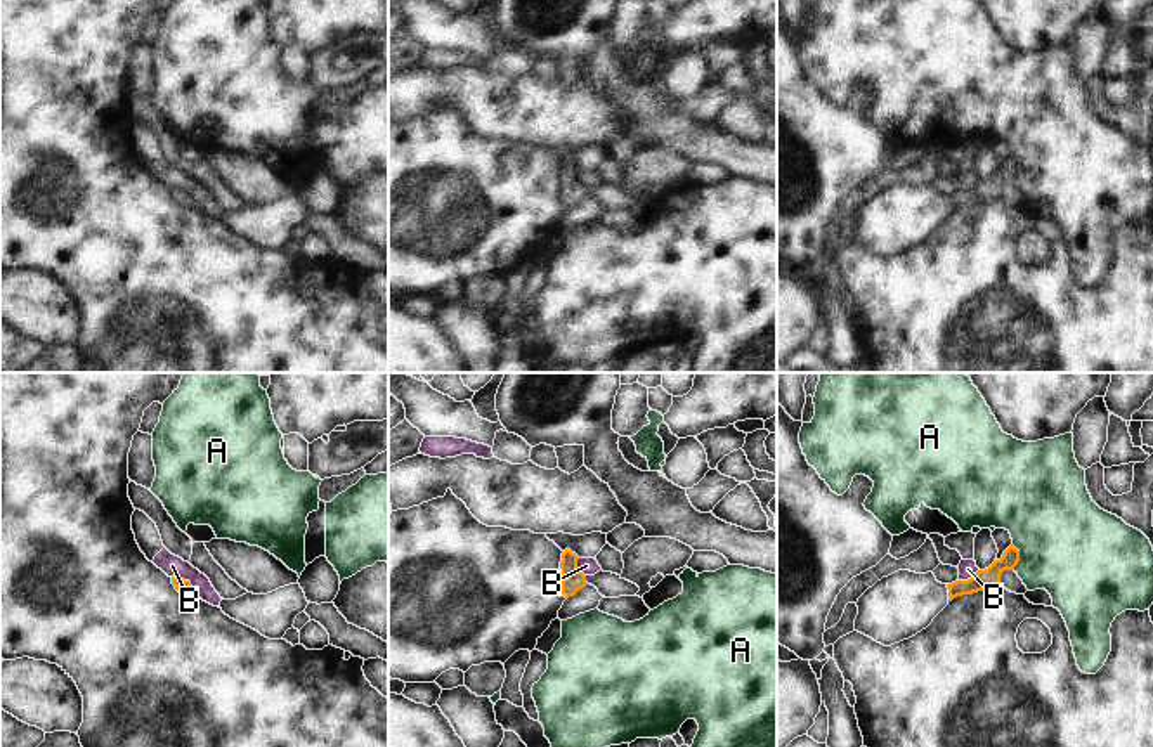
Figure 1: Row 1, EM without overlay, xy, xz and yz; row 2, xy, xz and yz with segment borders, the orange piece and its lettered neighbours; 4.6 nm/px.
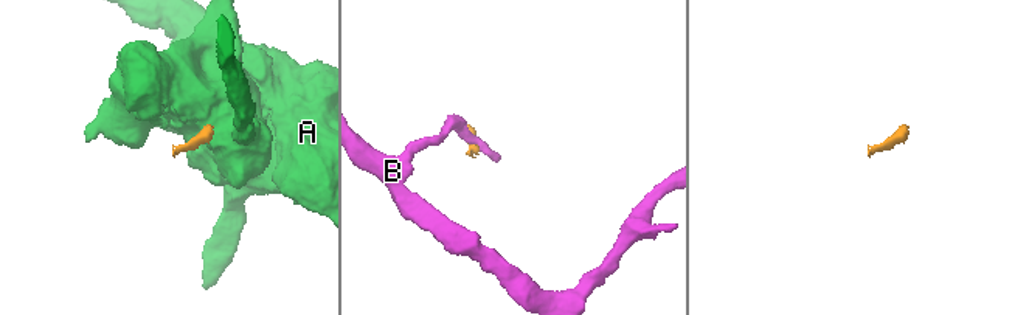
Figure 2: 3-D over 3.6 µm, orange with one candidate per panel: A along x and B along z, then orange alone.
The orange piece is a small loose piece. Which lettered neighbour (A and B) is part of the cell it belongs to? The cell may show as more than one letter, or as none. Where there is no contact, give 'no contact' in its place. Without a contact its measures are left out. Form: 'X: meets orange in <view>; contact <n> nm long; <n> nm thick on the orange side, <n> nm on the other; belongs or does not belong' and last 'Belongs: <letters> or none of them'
A: meets orange in yz; contact 120 nm long; 100 nm thick on the orange side, 460 nm on the other; does not belong
B: meets orange in xy; contact 140 nm long; 70 nm thick on the orange side, 100 nm on the other; does not belong
Belongs: none of them

